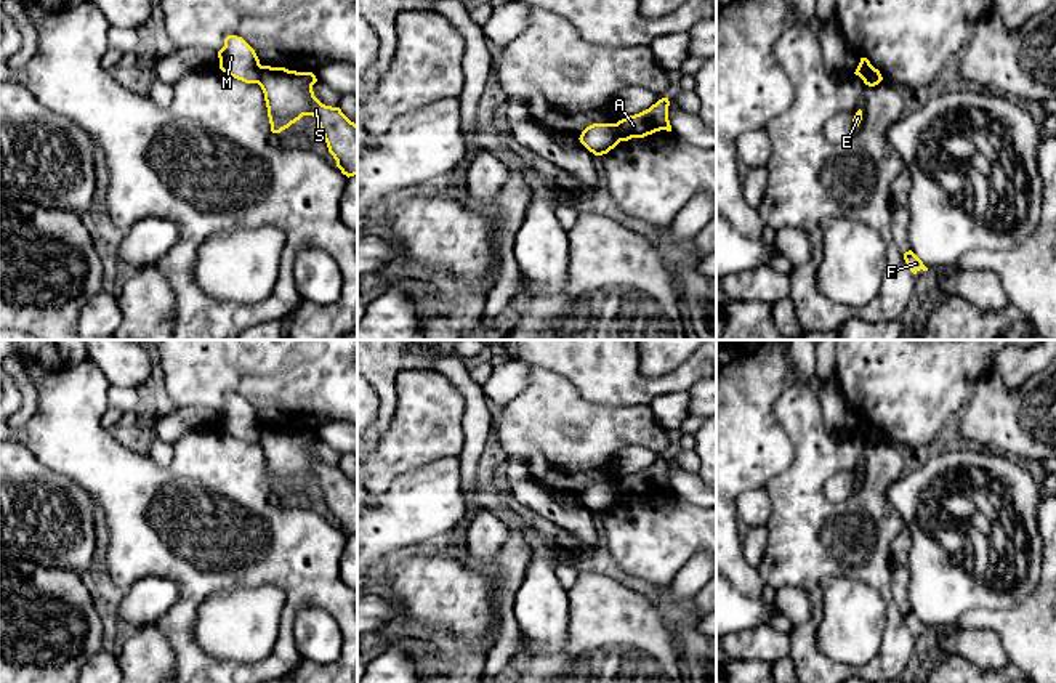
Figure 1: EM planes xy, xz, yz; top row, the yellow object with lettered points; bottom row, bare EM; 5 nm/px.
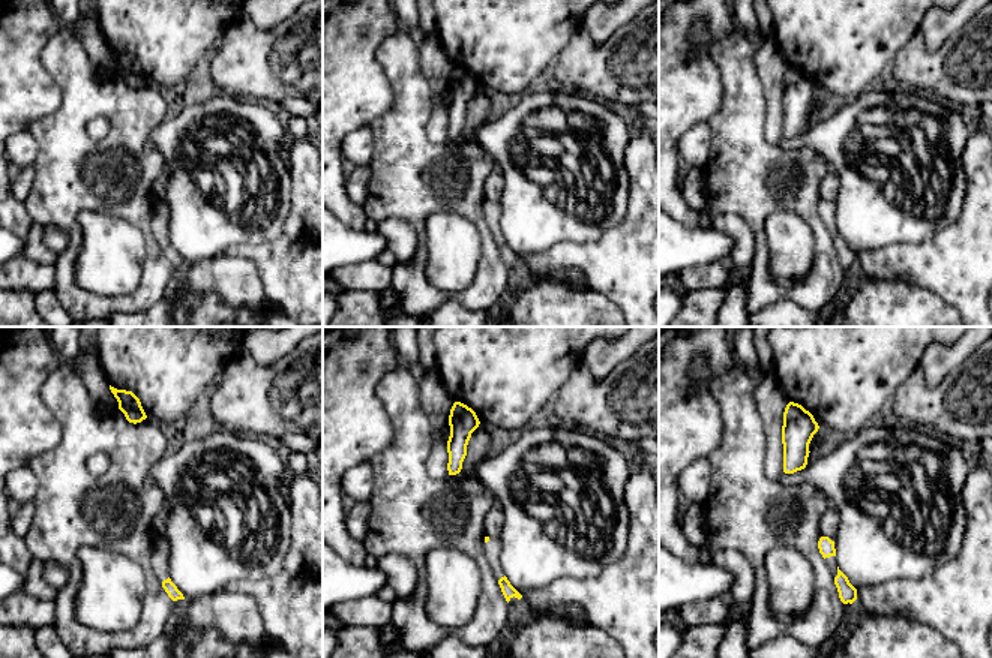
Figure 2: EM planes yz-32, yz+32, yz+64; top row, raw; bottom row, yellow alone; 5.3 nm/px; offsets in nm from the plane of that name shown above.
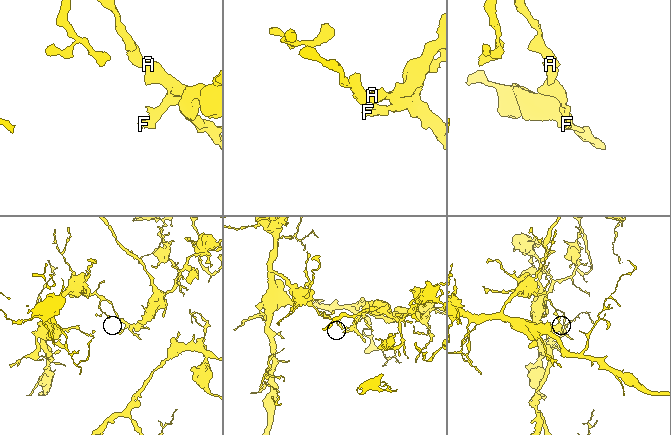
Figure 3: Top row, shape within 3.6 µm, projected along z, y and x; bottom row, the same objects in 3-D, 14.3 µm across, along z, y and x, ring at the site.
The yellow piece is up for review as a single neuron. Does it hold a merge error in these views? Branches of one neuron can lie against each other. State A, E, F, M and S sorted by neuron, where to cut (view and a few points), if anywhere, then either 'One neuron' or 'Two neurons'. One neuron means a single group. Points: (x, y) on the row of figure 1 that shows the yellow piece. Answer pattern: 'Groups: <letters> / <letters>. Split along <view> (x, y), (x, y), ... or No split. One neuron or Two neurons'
Groups: A E F S / M. Split along xy (260, 64), (257, 82). Two neurons

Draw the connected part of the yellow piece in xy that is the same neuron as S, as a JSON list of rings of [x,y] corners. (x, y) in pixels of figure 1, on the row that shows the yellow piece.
[[[260,66],[258,85],[264,93],[272,133],[280,133],[303,115],[317,119],[328,152],[343,175],[357,175],[357,125],[340,107],[322,104],[312,91],[312,72]]]

